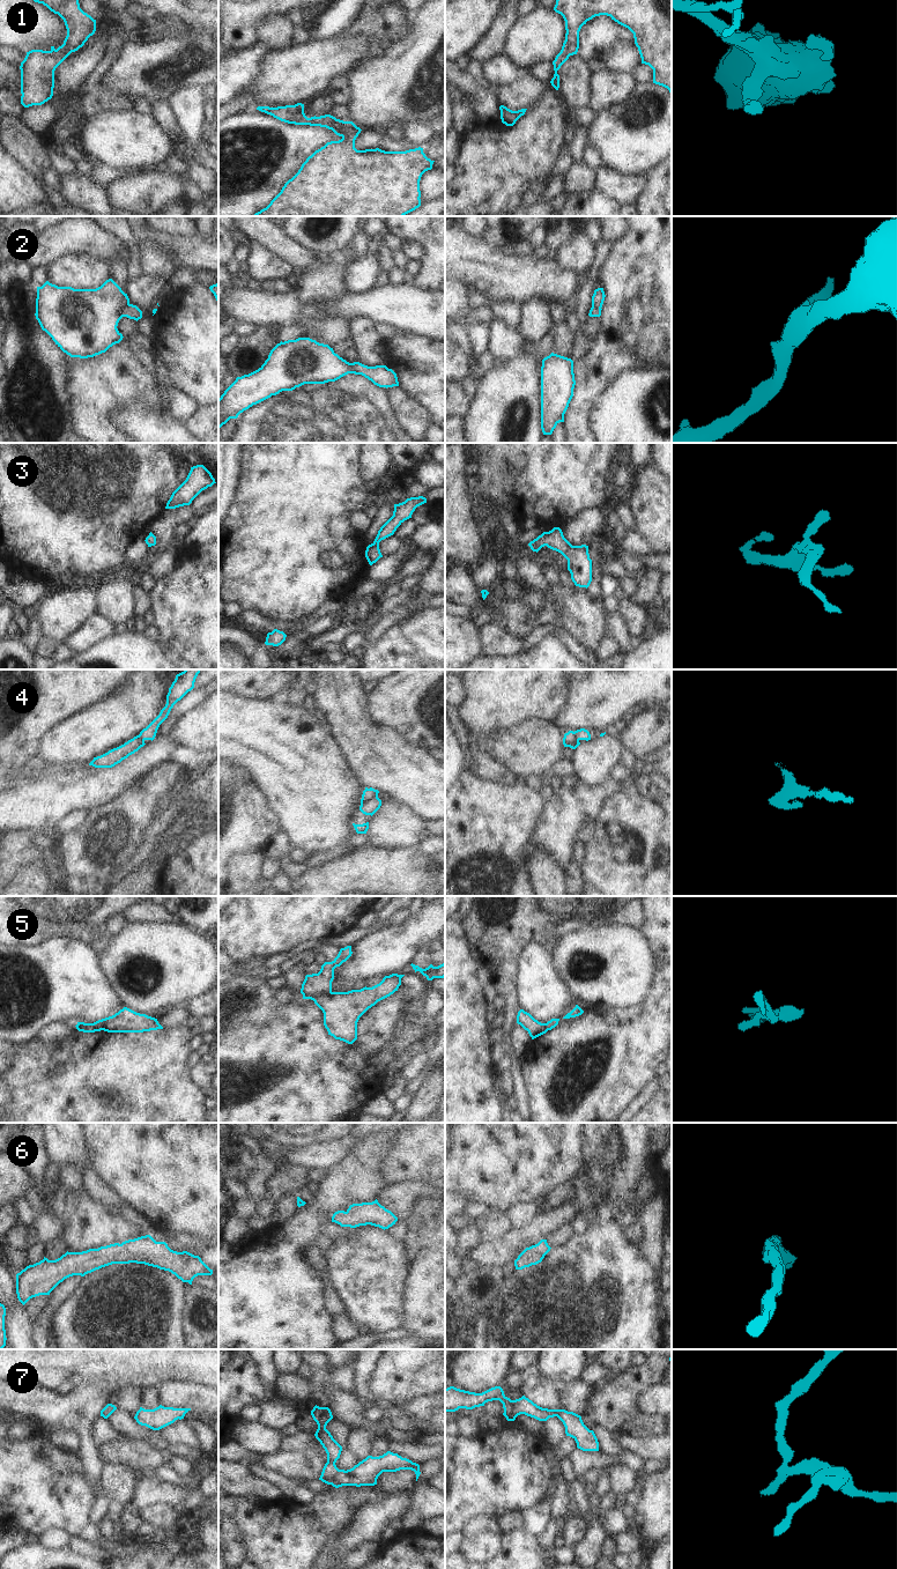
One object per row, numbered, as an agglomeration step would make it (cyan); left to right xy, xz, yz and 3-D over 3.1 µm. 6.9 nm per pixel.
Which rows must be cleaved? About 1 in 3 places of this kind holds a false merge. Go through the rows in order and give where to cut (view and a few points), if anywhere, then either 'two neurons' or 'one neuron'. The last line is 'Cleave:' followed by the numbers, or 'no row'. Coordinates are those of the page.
1: cut none; one neuron
2: cut xy (128, 302), (120, 311), (120, 317); two neurons
3: cut none; one neuron
4: cut xz (377, 796), (361, 806); two neurons
5: cut xz (332, 992), (324, 993), (313, 1000); two neurons
6: cut none; one neuron
7: cut none; one neuron
Cleave: 2, 4, 5

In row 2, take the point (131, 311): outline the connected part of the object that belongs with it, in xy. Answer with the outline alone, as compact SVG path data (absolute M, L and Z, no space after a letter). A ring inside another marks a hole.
M127 304L121 311L120 311L120 317L127 317L129 319L139 320L142 318L142 311L133 304Z

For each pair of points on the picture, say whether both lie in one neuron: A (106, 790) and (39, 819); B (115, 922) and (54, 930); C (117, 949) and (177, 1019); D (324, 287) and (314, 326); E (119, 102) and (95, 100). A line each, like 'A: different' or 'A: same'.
A: same
B: different
C: different
D: same
E: same

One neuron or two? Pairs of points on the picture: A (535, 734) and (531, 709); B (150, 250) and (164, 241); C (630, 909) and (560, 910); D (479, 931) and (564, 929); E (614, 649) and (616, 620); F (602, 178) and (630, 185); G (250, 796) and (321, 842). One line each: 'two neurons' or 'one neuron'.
A: two neurons
B: two neurons
C: two neurons
D: one neuron
E: two neurons
F: one neuron
G: two neurons

